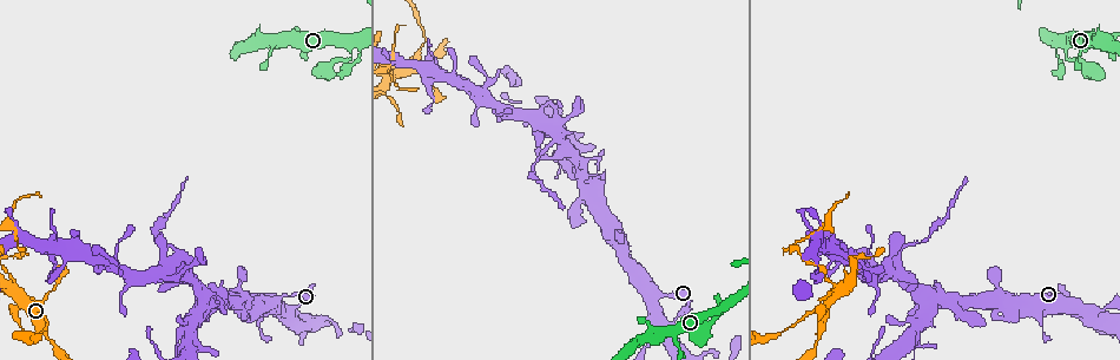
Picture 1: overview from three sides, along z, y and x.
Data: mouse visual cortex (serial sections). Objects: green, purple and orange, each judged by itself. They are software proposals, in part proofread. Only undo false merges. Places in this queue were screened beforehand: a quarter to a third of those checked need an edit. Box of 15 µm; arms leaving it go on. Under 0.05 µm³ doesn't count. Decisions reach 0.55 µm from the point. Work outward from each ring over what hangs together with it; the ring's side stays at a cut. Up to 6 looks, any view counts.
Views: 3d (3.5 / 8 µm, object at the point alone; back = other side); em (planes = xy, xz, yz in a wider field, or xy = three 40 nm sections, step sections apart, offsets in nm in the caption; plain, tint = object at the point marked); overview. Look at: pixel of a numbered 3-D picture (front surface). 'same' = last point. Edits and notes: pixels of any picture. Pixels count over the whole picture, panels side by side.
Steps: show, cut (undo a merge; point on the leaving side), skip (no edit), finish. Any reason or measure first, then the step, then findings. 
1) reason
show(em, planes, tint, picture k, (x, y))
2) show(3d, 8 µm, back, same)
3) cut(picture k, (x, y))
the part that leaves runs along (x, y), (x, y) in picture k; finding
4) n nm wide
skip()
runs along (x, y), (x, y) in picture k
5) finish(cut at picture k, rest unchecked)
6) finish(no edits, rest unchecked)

abrupt turn
show(3d, 3.5 µm, picture 1, (250, 312))

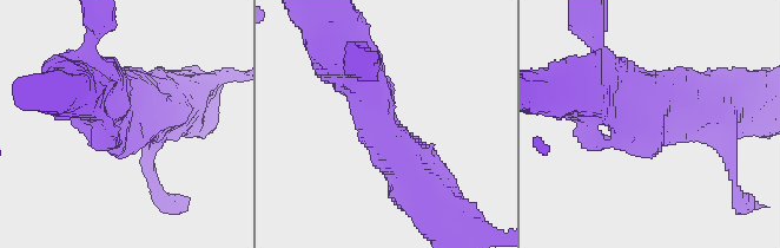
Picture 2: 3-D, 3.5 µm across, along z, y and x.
arms of 500, 600 nm
show(em, xy, step 1, tint, picture 2, (651, 132))

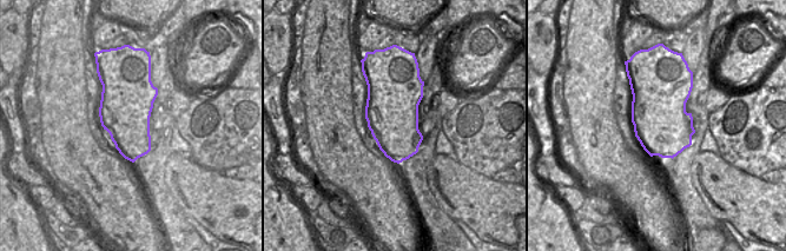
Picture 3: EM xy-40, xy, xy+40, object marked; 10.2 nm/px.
550 nm wide
skip()
runs along (691, 103), (658, 96), (658, 154) in picture 2; all the same cell

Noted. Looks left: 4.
calibre changes
show(3d, 3.5 µm, picture 1, (904, 244))

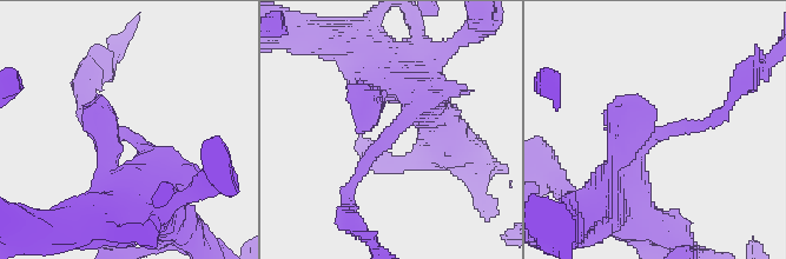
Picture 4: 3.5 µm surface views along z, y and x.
show(em, xy, step 1, tint, picture 4, (652, 133))

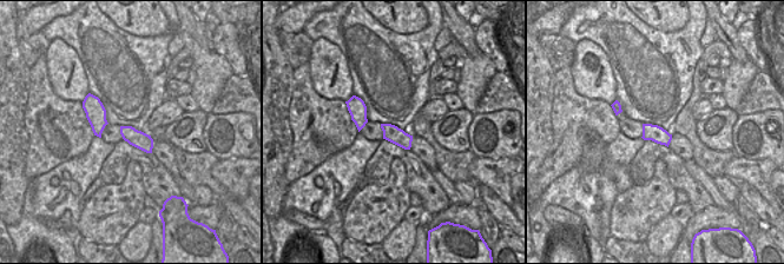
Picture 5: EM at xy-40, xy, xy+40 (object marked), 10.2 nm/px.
show(em, xy, step 5, tint, same)

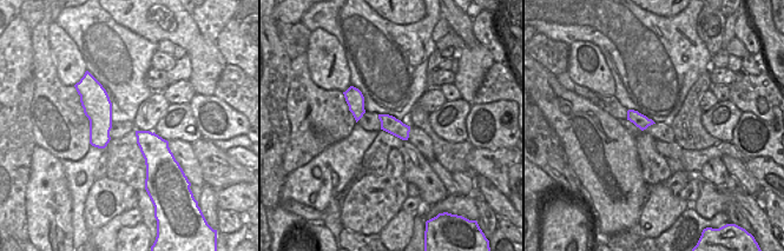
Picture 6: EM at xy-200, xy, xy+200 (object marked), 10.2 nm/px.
cut(picture 4, (351, 188))
the part that leaves runs along (374, 151), (345, 193), (360, 228) in picture 4; a second cell is stuck on

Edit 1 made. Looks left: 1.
finish(cut at picture 4, rest unchecked)

